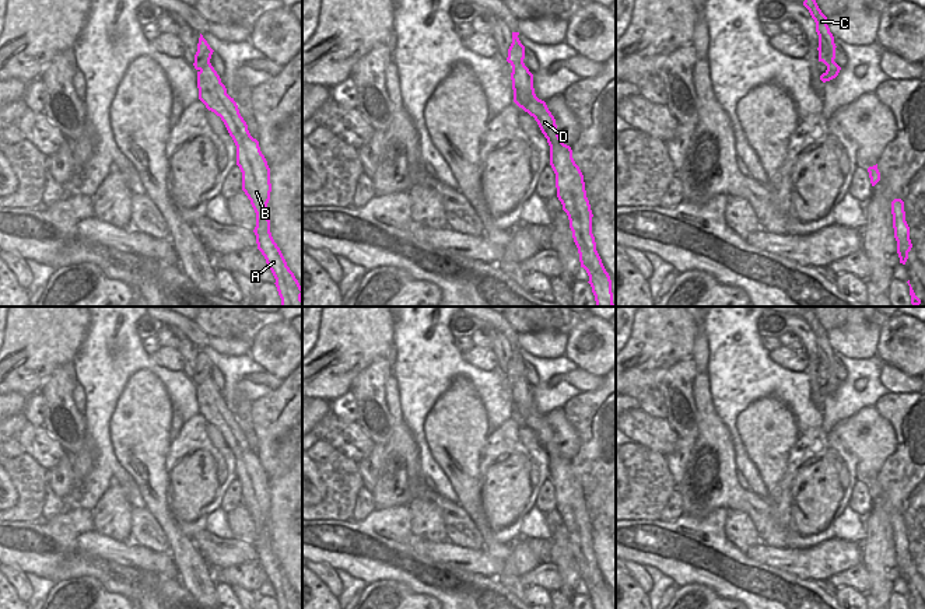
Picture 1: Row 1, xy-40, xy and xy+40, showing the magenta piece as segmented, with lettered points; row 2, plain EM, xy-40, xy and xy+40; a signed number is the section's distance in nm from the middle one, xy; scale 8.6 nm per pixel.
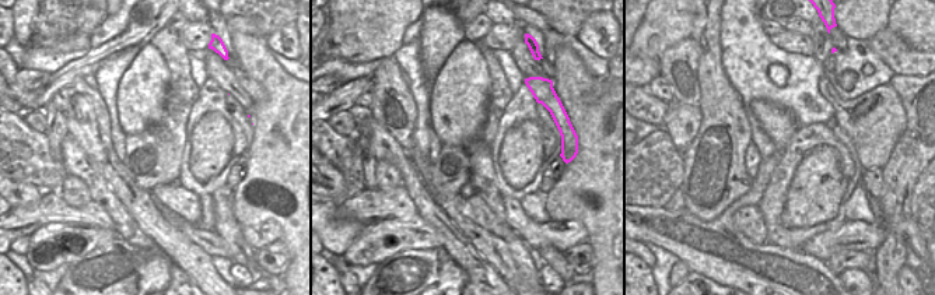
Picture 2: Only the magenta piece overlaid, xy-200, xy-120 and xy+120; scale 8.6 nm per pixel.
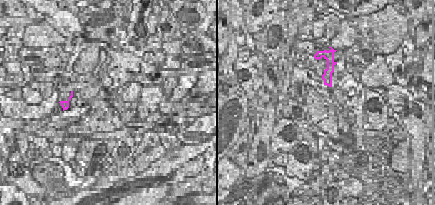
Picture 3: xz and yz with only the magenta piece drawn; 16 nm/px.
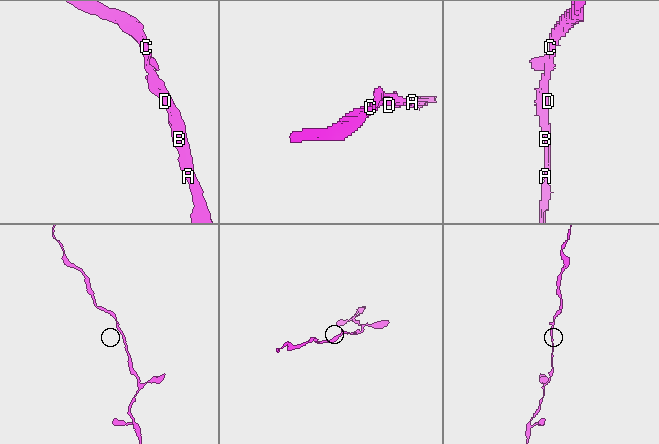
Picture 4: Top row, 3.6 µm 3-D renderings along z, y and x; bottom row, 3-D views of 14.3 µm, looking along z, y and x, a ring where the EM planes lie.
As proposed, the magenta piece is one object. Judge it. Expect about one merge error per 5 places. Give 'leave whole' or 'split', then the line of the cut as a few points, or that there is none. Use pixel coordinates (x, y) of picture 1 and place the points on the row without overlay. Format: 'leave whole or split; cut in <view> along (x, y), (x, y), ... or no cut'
leave whole; no cut

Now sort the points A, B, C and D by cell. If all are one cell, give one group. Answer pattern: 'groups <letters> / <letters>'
groups A B C D

